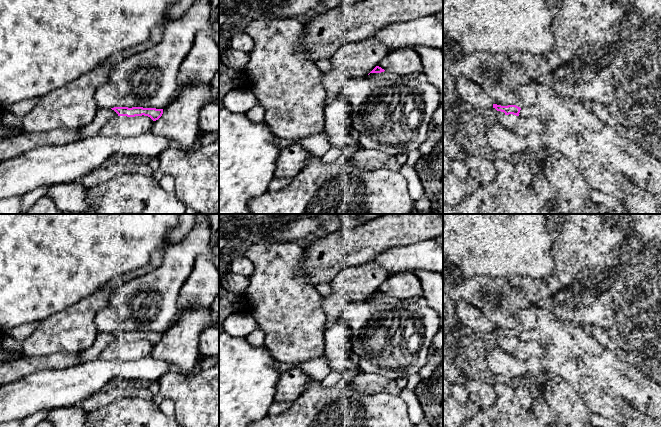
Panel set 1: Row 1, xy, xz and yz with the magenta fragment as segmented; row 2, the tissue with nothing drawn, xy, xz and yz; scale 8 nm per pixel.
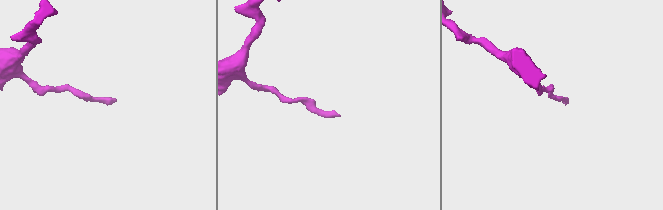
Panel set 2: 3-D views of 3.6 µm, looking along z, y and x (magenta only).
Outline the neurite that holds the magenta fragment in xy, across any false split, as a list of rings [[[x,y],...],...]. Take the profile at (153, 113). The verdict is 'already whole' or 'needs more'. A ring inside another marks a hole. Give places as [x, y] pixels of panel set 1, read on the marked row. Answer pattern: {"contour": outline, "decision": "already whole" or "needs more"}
{"contour": [[[114,107],[111,109],[114,110],[118,114],[118,116],[135,117],[144,115],[150,117],[153,121],[158,120],[163,114],[163,109],[156,109],[156,108]]], "decision": "already whole"}

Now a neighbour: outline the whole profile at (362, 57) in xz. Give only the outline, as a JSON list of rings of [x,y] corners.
[[[373,36],[342,45],[330,59],[331,70],[322,75],[325,104],[341,95],[348,78],[366,77],[388,53],[389,49]]]

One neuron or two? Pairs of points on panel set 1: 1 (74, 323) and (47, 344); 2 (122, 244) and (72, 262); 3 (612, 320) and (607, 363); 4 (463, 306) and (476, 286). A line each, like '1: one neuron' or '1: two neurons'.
1: one neuron
2: one neuron
3: two neurons
4: two neurons

